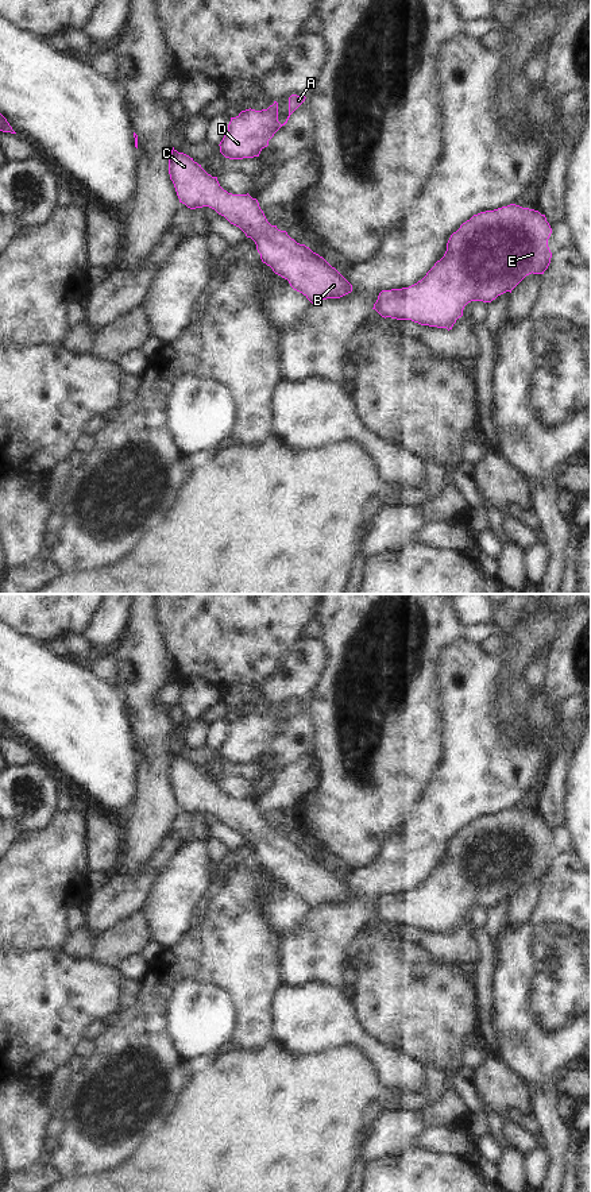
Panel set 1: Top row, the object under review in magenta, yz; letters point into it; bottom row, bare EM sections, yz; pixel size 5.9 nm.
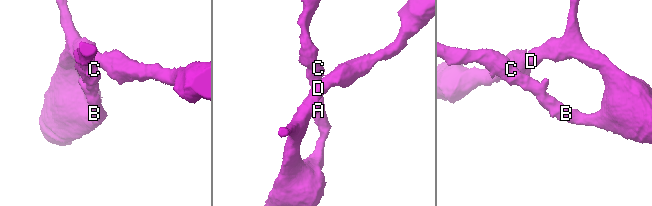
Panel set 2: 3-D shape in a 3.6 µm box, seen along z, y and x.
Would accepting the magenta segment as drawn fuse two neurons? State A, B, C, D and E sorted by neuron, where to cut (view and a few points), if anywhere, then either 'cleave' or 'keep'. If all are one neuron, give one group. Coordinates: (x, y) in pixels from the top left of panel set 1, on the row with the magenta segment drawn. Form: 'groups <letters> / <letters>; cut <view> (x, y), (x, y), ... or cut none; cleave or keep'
groups A B C D E; cut none; keep

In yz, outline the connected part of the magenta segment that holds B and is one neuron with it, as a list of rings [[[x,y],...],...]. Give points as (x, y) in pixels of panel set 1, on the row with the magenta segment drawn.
[[[174,147],[169,159],[169,174],[179,202],[190,209],[209,207],[251,238],[263,263],[287,279],[312,304],[340,298],[352,292],[352,285],[322,256],[297,243],[286,231],[271,225],[256,198],[224,190],[217,177]]]

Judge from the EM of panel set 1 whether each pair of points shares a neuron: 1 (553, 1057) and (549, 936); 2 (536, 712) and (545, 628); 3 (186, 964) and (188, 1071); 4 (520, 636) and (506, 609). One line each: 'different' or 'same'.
1: same
2: different
3: same
4: different

